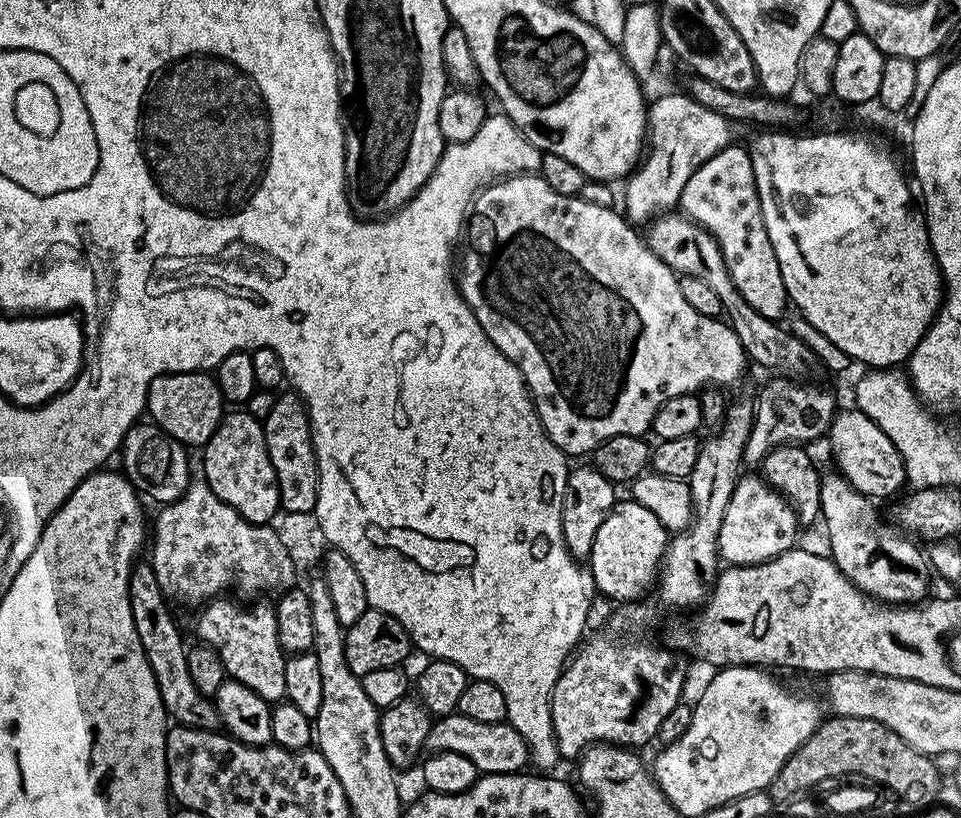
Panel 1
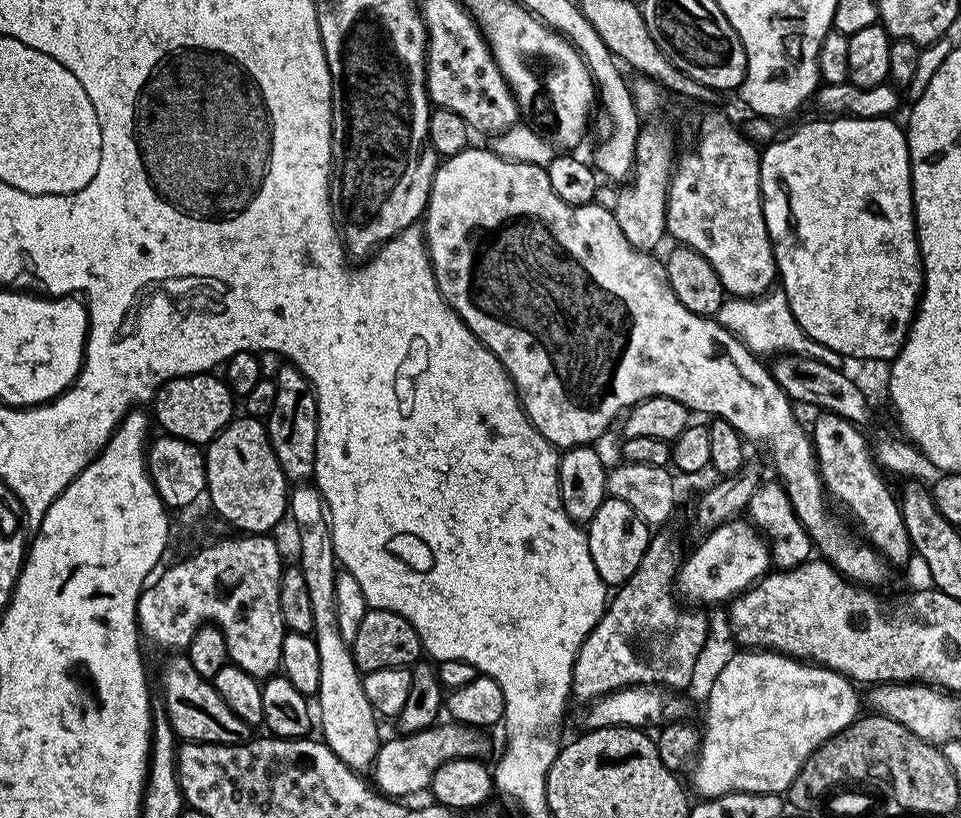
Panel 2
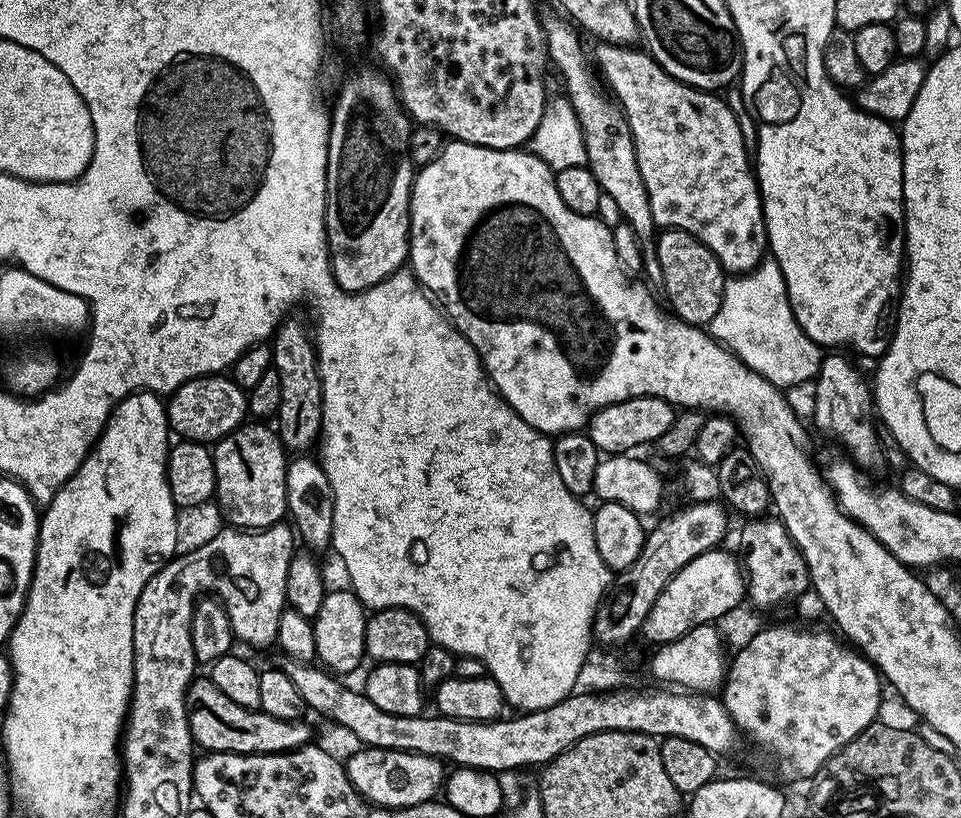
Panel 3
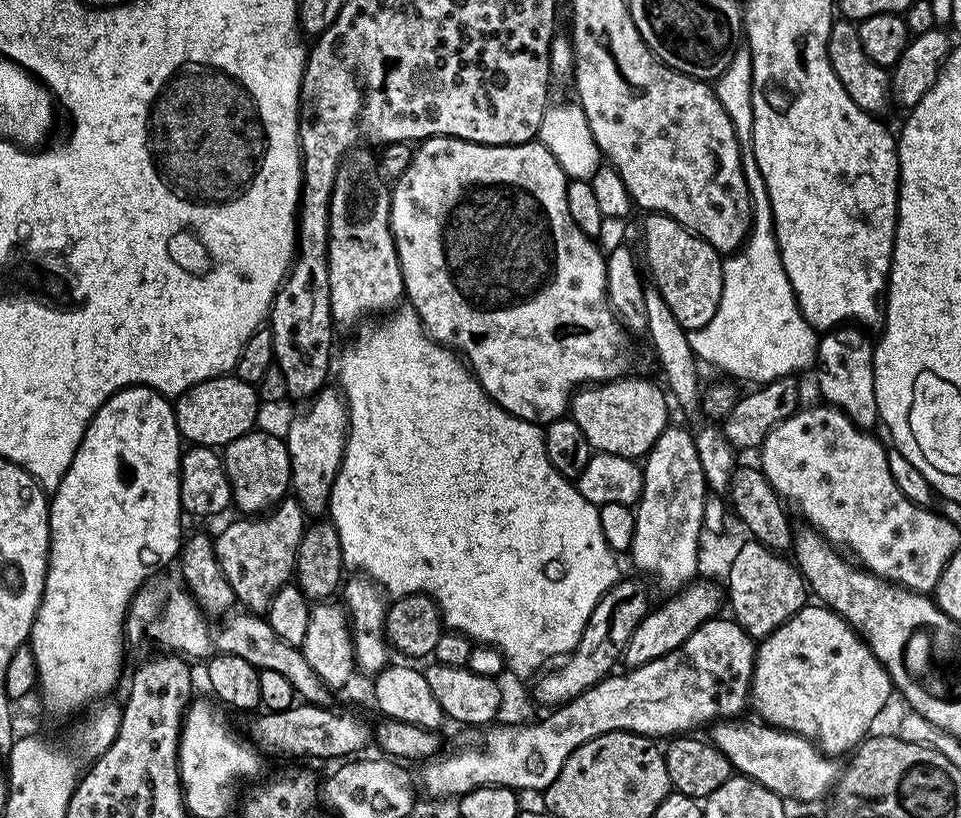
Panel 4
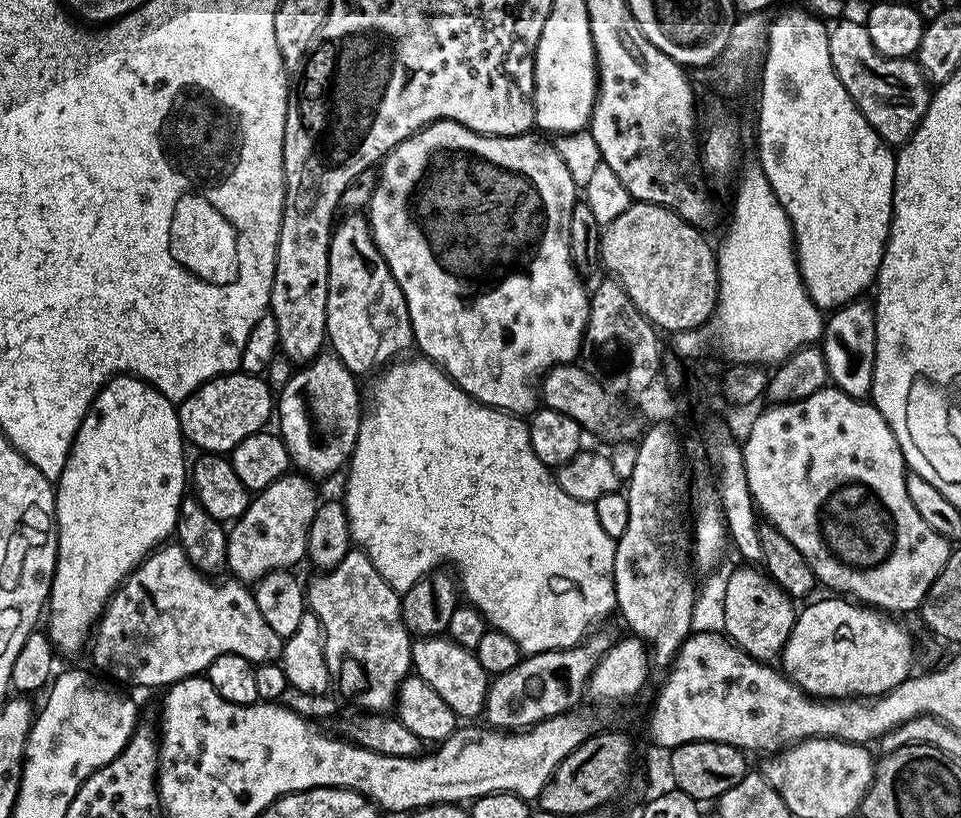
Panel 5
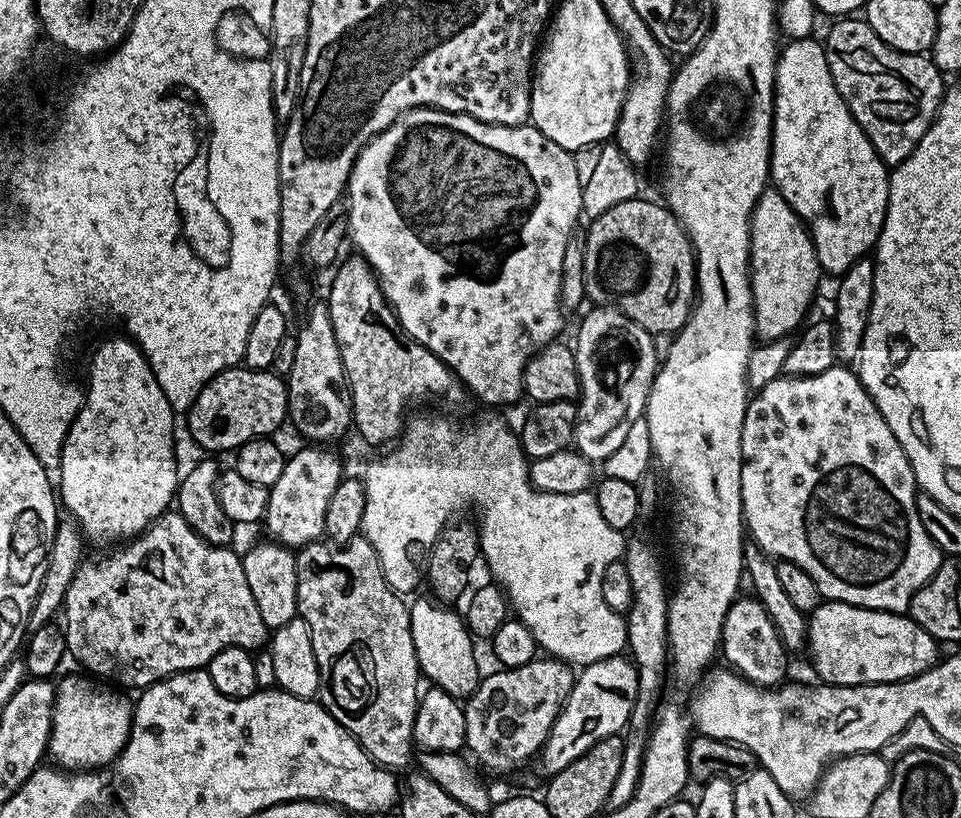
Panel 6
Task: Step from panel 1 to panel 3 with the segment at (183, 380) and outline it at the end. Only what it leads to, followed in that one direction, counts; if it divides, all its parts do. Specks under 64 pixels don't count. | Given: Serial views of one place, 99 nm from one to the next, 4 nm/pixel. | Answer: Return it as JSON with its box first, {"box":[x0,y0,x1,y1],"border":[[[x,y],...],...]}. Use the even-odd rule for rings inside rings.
{"box":[166,374,248,442],"border":[[[224,374],[200,376],[197,380],[188,380],[171,393],[166,400],[168,427],[177,437],[201,442],[215,442],[229,436],[234,429],[245,423],[248,412],[248,400],[245,389],[239,388]]]}

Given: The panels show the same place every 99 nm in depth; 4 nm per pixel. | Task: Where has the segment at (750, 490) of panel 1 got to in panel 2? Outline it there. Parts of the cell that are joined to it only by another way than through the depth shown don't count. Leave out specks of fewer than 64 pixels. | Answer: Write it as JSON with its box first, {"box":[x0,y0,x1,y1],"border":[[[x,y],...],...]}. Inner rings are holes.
{"box":[678,518,770,605],"border":[[[744,518],[727,520],[713,532],[703,537],[700,548],[687,553],[680,565],[678,592],[685,601],[693,600],[693,605],[720,604],[731,601],[747,588],[751,588],[770,568],[768,542],[755,524]]]}

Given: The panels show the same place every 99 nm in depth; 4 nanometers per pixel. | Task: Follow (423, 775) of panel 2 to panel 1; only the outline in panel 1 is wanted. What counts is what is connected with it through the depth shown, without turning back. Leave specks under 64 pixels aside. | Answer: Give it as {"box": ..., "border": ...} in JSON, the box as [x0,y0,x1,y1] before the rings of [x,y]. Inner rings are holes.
{"box":[424,714,530,774],"border":[[[459,714],[442,716],[433,723],[424,746],[429,753],[462,754],[466,758],[470,758],[470,762],[474,762],[476,771],[480,774],[520,772],[527,769],[530,764],[528,744],[522,738],[522,734],[518,734],[518,730],[514,730],[514,726],[507,722],[503,724],[474,722],[474,718],[466,718]]]}

